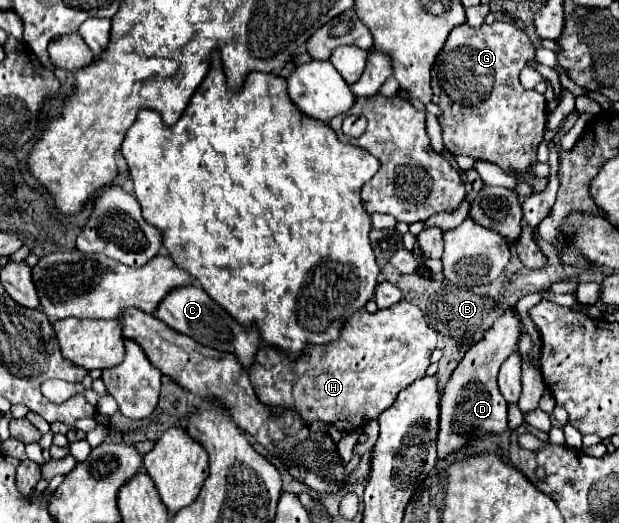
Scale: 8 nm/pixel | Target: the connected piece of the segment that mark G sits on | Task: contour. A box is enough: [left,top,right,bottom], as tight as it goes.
[432,22,546,178]

